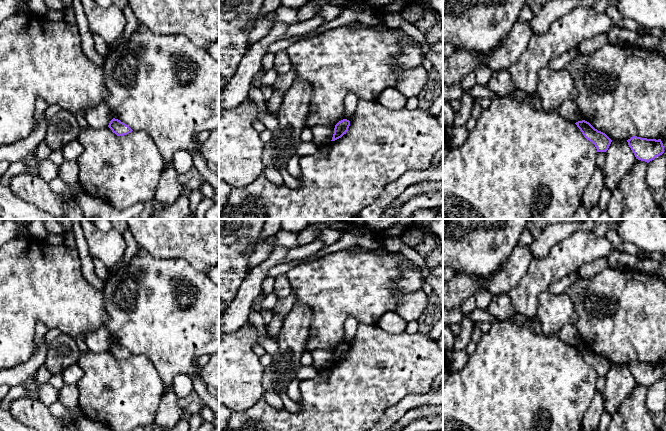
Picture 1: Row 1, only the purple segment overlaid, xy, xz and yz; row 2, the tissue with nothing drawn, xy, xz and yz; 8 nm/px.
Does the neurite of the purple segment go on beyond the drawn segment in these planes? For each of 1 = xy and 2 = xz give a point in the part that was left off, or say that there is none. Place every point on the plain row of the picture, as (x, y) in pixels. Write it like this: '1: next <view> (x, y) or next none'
1: next none
2: next none

